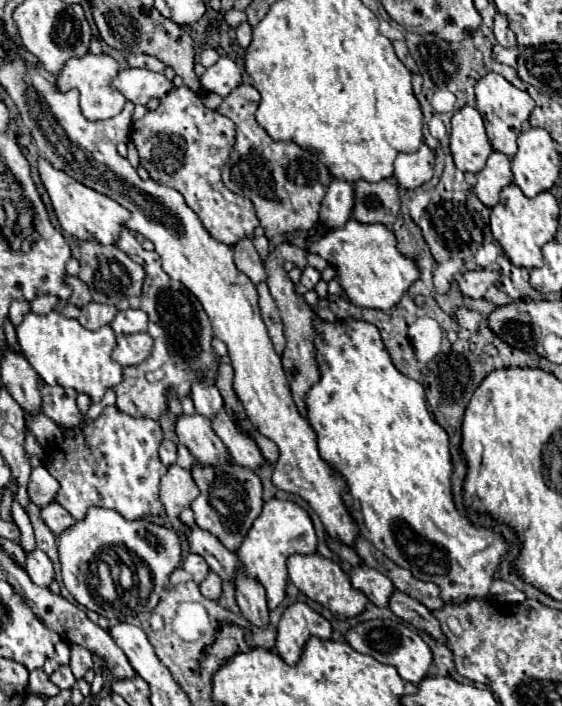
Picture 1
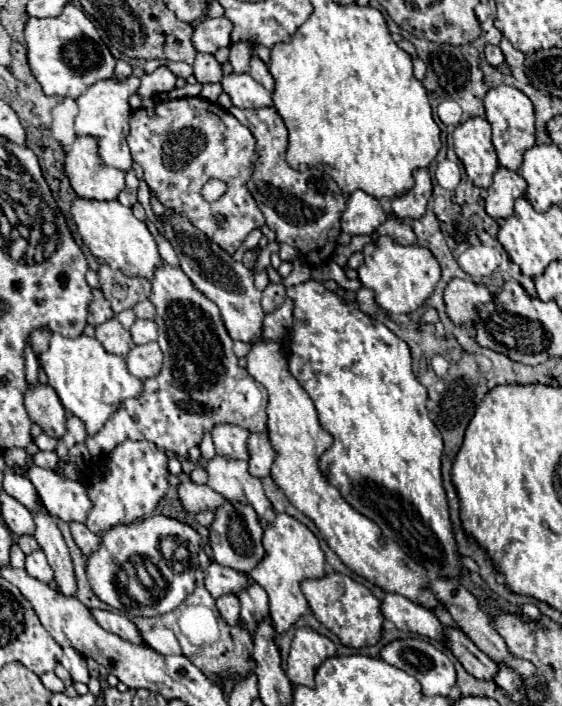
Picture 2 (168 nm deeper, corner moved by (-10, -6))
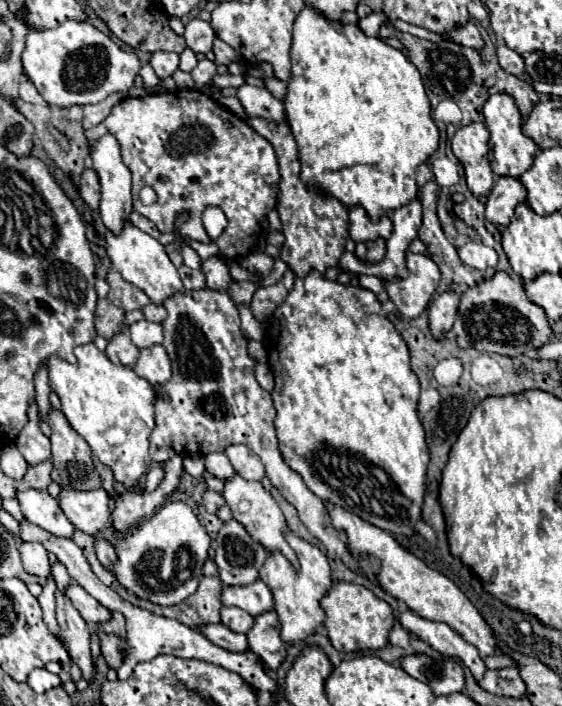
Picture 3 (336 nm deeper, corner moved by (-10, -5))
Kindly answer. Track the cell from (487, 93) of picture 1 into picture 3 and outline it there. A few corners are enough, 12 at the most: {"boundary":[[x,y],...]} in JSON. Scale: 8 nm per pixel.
{"boundary":[[514,97],[484,103],[492,169],[520,177],[538,145],[522,133]]}

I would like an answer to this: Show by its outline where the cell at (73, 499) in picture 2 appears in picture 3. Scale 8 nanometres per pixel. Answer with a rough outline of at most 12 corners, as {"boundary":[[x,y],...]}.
{"boundary":[[62,489],[56,501],[88,535],[110,525],[104,489]]}

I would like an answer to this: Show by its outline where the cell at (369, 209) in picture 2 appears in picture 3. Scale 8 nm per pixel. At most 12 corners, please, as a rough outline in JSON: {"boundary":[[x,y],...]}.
{"boundary":[[356,205],[350,209],[348,231],[354,241],[388,237],[386,215],[372,221]]}

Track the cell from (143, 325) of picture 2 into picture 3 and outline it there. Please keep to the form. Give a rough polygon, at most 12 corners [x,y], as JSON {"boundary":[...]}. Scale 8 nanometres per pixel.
{"boundary":[[142,319],[130,325],[140,349],[162,343],[162,325]]}

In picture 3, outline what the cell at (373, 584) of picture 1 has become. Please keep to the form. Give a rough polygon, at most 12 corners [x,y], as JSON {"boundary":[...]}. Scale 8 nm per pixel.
{"boundary":[[412,611],[398,621],[444,657],[458,657],[476,679],[486,665],[446,623]]}

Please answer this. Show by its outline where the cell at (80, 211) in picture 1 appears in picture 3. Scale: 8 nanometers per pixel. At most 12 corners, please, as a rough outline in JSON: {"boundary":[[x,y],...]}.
{"boundary":[[124,221],[106,233],[120,275],[160,305],[184,291],[164,245]]}

